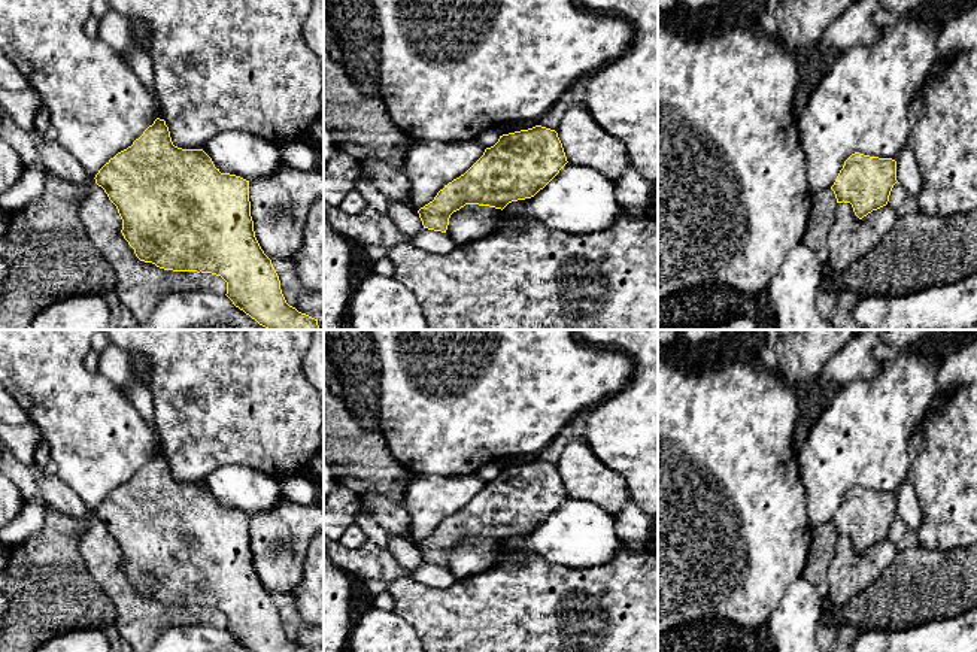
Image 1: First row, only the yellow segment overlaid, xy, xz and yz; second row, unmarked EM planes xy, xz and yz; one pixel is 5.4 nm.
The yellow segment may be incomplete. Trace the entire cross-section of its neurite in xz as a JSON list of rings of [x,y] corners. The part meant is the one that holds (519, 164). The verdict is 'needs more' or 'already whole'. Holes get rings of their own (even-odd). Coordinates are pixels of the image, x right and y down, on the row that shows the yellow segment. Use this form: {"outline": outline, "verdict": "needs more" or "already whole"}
{"outline": [[[535,125],[500,136],[483,155],[459,178],[437,192],[433,201],[418,210],[424,228],[446,233],[449,218],[465,204],[504,209],[509,203],[534,197],[567,164],[562,143],[555,130]]], "verdict": "already whole"}

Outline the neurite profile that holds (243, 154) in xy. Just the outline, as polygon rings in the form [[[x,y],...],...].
[[[222,130],[209,137],[203,151],[221,173],[254,181],[277,173],[280,148],[260,136],[242,130]]]

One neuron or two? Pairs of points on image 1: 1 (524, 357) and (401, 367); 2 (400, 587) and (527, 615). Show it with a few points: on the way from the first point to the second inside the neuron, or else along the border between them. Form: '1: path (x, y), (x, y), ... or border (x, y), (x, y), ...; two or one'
1: path (494, 357), (431, 357); one
2: path (431, 612), (437, 615), (495, 615); one

